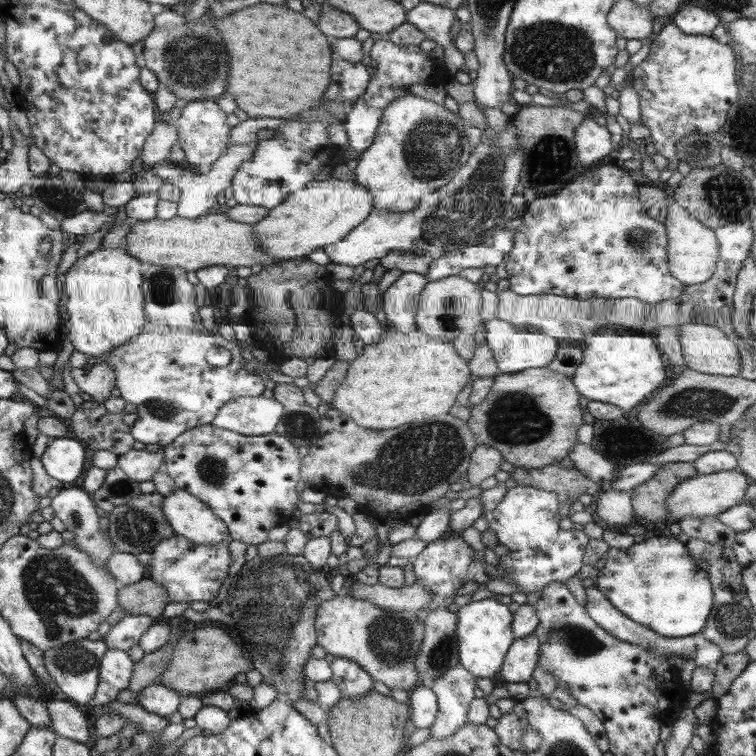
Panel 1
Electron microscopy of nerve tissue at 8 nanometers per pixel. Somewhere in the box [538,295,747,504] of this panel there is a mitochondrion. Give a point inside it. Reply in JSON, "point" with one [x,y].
{"point":[688,403]}

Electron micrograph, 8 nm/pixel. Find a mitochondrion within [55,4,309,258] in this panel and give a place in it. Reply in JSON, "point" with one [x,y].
{"point":[194,65]}

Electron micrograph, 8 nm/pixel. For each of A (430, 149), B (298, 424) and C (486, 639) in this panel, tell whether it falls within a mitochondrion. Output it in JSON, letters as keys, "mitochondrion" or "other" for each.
{"A":"mitochondrion","B":"mitochondrion","C":"other"}

